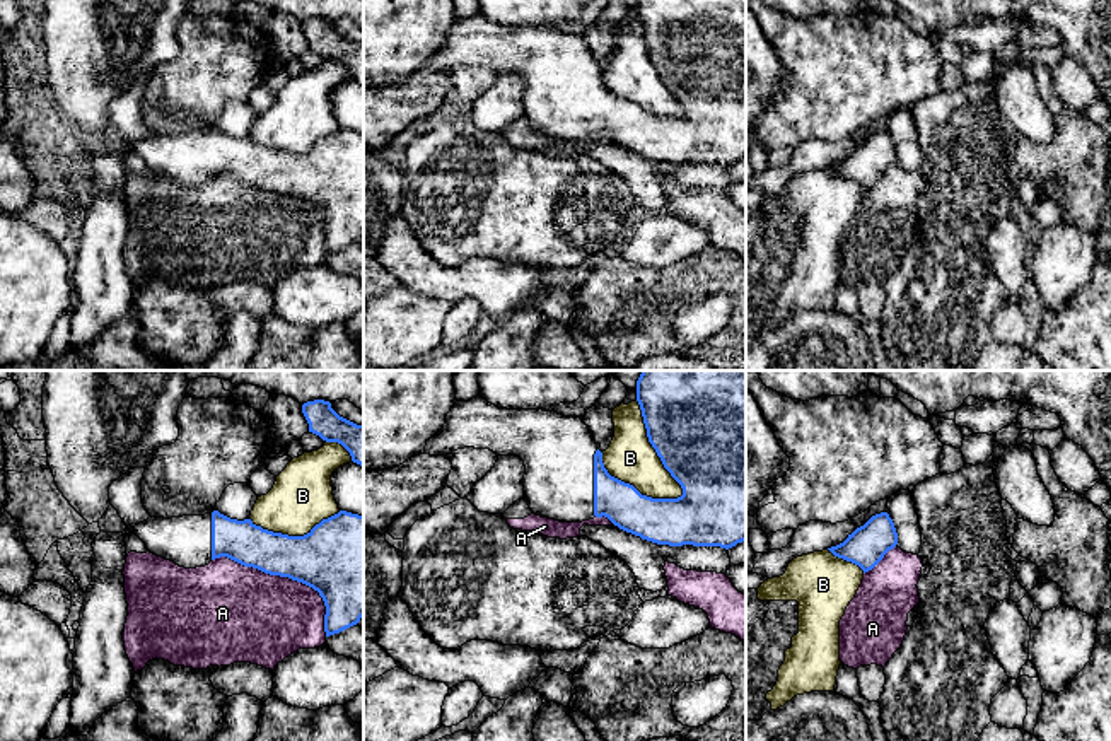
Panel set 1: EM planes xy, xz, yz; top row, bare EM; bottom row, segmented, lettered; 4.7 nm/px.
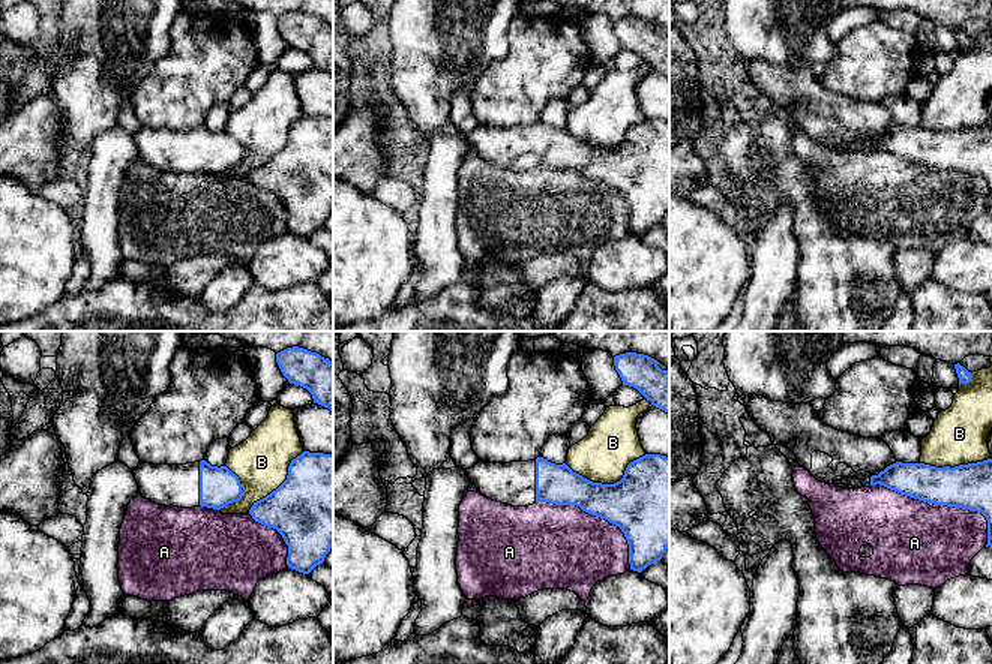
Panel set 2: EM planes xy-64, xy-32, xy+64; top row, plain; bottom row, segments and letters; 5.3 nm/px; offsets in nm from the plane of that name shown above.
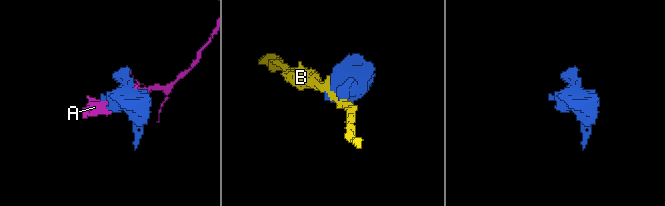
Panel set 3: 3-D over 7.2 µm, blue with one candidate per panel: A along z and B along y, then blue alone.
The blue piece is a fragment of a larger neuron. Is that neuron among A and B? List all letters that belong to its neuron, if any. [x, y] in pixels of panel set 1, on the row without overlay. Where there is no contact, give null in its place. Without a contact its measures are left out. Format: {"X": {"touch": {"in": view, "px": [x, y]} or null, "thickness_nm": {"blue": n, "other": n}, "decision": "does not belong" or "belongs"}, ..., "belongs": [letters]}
{"A": {"touch": {"in": "xy", "px": [287, 193]}, "thickness_nm": {"blue": 360, "other": 440}, "decision": "does not belong"}, "B": {"touch": {"in": "xz", "px": [654, 65]}, "thickness_nm": {"blue": 480, "other": 220}, "decision": "does not belong"}, "belongs": []}

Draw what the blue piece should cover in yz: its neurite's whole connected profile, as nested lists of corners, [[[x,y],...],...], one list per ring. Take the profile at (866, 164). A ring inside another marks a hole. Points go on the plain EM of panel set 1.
[[[887,130],[872,133],[848,155],[828,166],[835,174],[858,183],[864,191],[872,188],[898,162],[898,150]]]

